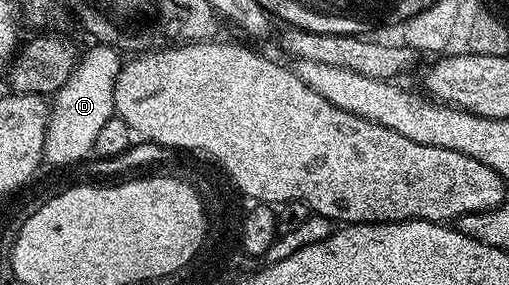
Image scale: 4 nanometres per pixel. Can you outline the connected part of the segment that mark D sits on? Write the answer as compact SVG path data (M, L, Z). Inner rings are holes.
M95 42L90 46L92 48L88 52L82 53L75 72L53 96L44 146L51 160L75 160L87 148L93 151L93 141L97 139L101 126L105 126L105 122L115 115L115 79L121 67L120 53L108 44Z

